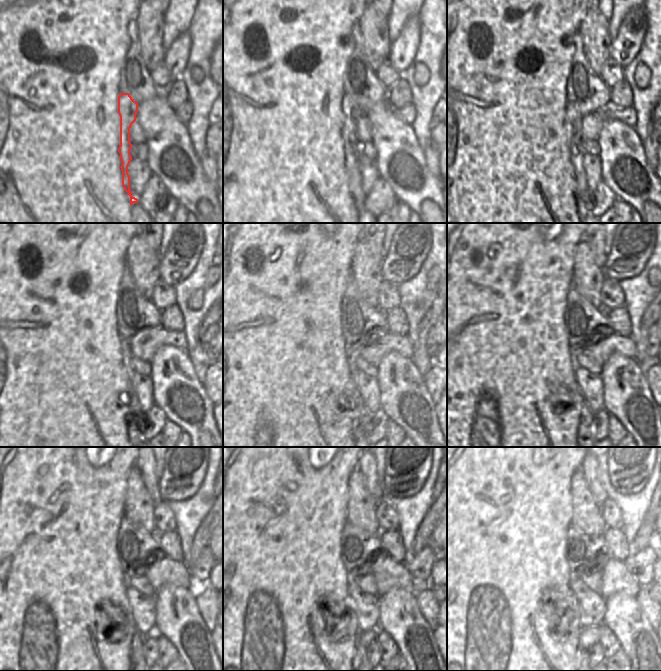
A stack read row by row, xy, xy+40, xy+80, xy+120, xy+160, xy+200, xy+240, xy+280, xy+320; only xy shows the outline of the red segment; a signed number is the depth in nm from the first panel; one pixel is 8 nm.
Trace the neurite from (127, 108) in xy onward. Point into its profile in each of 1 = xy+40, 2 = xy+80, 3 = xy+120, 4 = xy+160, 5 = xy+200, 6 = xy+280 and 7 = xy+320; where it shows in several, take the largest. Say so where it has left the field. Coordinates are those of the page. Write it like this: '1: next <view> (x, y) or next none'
1: next xy+40 (352, 112)
2: next xy+80 (583, 196)
3: next xy+120 (136, 421)
4: next xy+160 (361, 426)
5: next xy+200 (586, 426)
6: next xy+280 (360, 649)
7: next xy+320 (580, 650)

